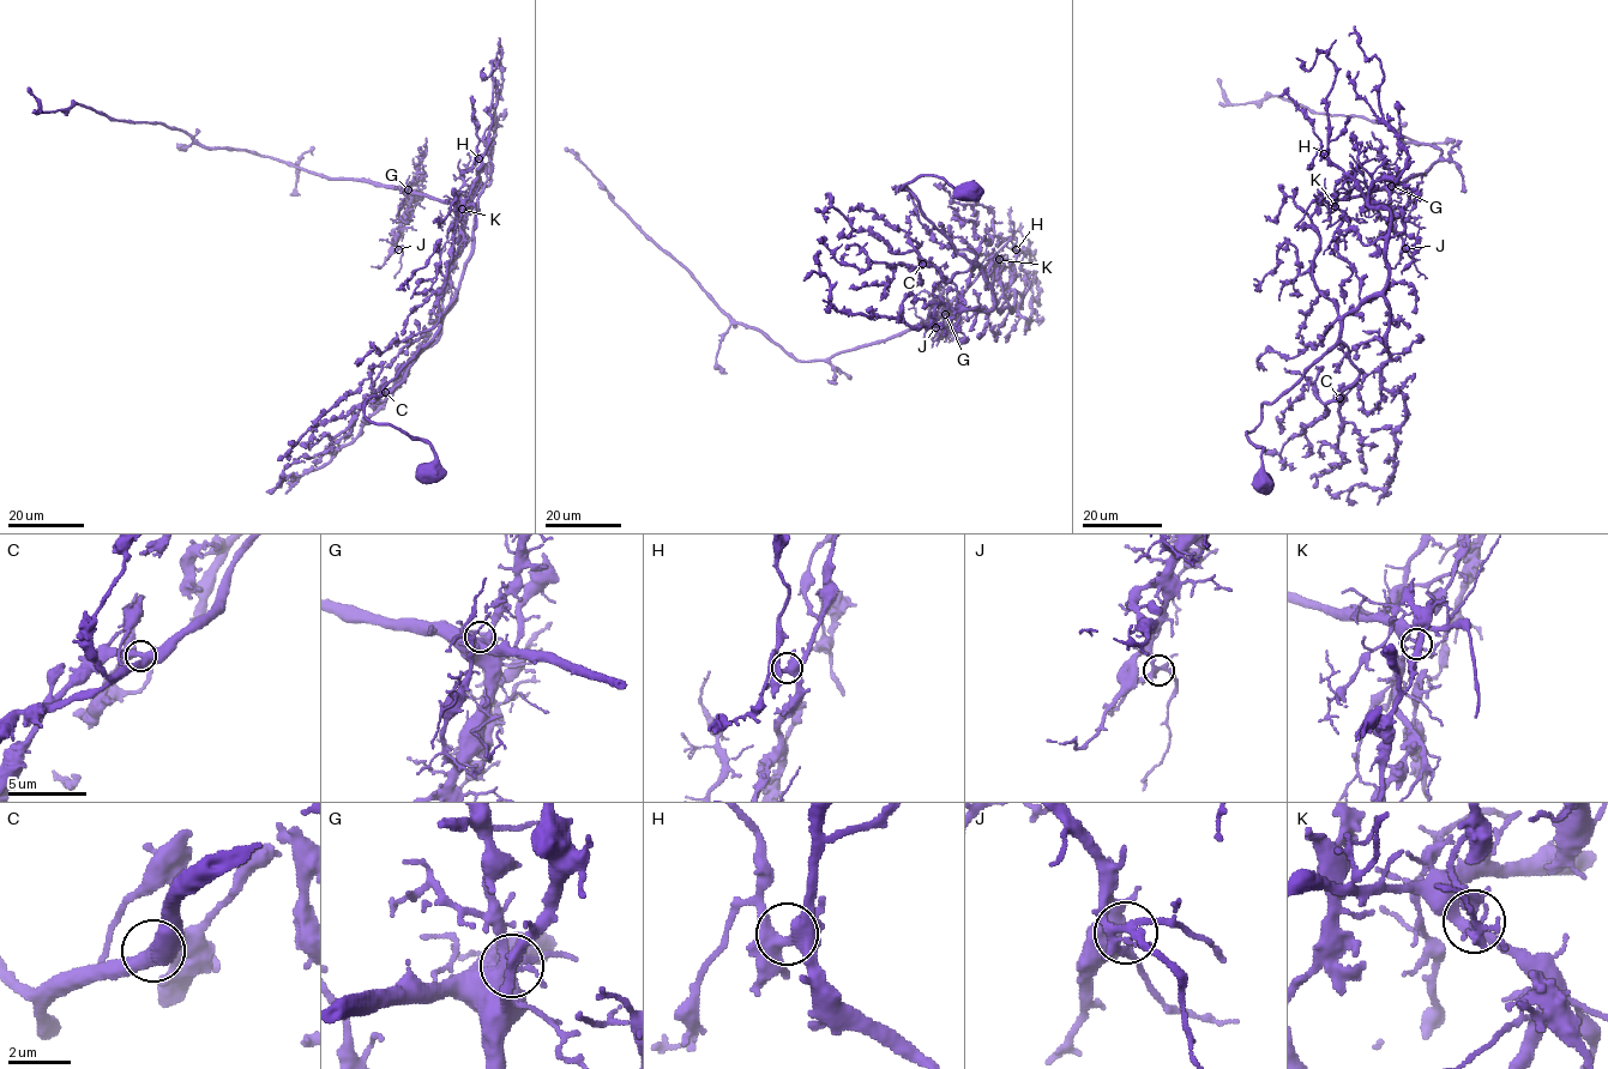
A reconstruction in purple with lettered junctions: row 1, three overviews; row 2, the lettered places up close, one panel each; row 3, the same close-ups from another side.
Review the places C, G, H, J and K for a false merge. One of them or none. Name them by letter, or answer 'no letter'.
K

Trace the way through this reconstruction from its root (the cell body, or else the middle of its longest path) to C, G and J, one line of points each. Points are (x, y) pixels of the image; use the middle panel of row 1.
C: (969, 192), (956, 191), (933, 175), (917, 175), (902, 188), (969, 267), (946, 282), (938, 269), (922, 264)
G: (969, 192), (933, 175), (902, 188), (987, 283), (997, 263), (945, 314)
J: (969, 192), (933, 175), (902, 188), (987, 283), (997, 263), (935, 327)

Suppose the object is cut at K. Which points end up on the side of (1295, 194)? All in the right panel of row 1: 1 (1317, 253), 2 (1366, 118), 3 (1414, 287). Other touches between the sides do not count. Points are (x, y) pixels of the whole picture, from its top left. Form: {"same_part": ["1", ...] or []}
{"same_part": ["1", "3"]}

